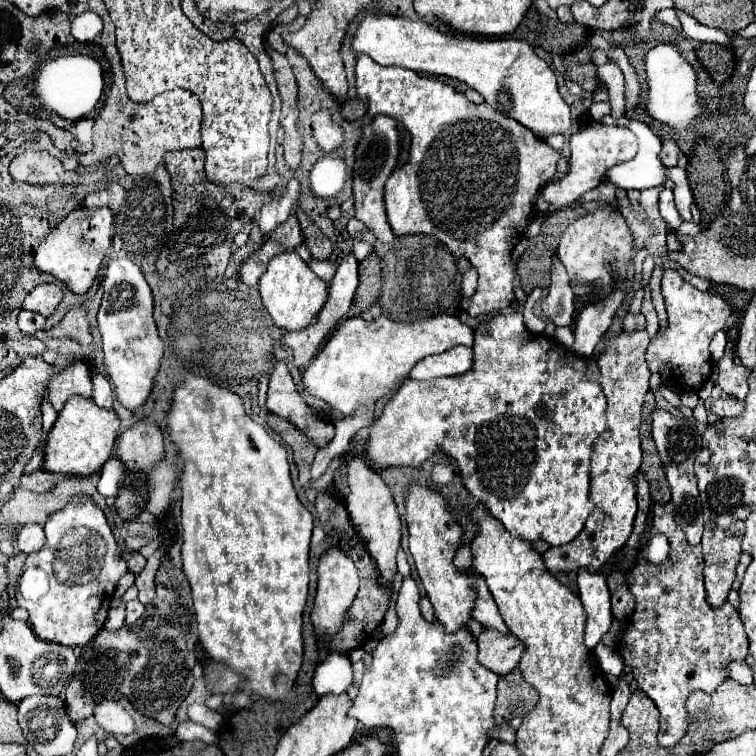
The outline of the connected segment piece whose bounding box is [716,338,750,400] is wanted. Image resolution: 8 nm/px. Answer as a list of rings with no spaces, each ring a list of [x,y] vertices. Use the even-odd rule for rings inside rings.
[[[730,338],[726,344],[724,356],[718,360],[718,378],[716,386],[722,388],[726,394],[736,396],[738,400],[744,400],[748,394],[748,376],[750,372],[746,366],[734,364],[734,352],[736,352],[736,342]]]

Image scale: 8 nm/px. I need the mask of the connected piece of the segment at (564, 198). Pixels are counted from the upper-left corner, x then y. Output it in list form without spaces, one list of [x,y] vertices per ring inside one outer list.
[[[592,122],[586,128],[582,128],[580,132],[570,136],[570,148],[572,148],[572,156],[570,156],[568,174],[558,182],[546,184],[542,190],[544,198],[550,202],[550,210],[560,210],[560,208],[572,206],[584,192],[588,192],[588,190],[596,188],[600,182],[604,182],[606,172],[612,166],[632,160],[638,152],[638,138],[626,126],[606,126],[600,122]]]

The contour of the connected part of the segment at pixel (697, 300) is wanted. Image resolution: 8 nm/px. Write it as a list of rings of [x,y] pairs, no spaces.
[[[666,270],[660,286],[668,312],[668,328],[664,332],[658,332],[650,342],[646,350],[648,368],[650,372],[658,374],[662,368],[668,368],[672,374],[672,384],[684,392],[700,390],[714,368],[708,344],[712,336],[726,326],[726,320],[730,318],[732,310],[720,296],[696,290],[676,270]]]

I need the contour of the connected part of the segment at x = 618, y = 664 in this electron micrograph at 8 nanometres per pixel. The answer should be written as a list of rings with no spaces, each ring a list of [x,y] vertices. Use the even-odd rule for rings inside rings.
[[[600,642],[600,644],[594,648],[593,652],[598,660],[598,664],[600,664],[600,668],[602,668],[604,672],[614,674],[614,676],[620,676],[620,674],[622,674],[624,662],[622,662],[622,658],[620,658],[612,648],[608,648],[608,646],[604,646],[604,644]]]

